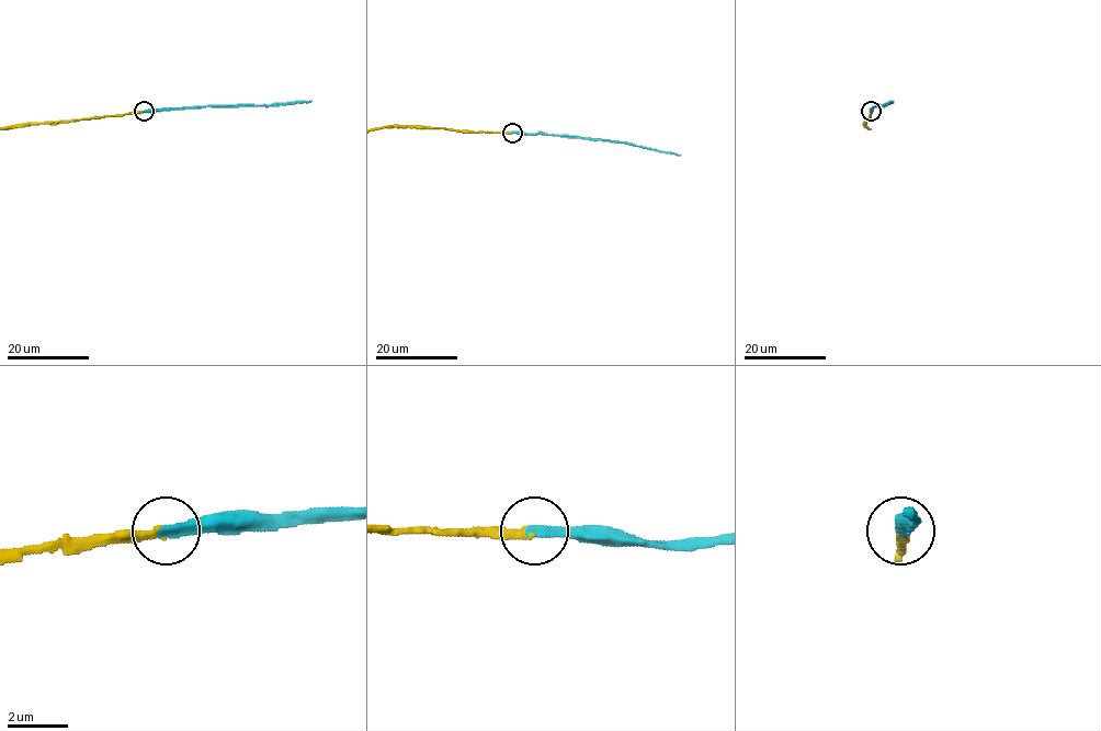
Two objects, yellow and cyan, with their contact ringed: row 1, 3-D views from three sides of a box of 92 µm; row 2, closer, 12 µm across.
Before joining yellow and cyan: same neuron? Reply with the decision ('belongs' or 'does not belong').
belongs

